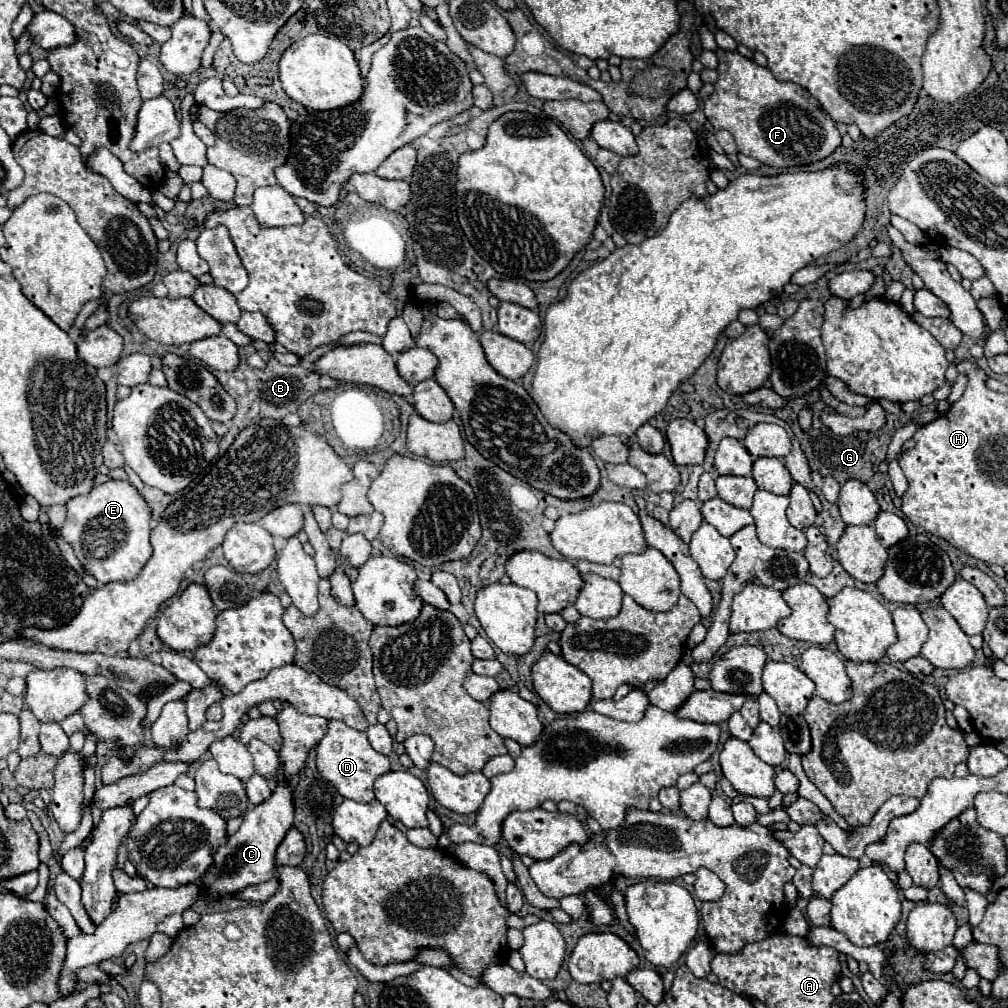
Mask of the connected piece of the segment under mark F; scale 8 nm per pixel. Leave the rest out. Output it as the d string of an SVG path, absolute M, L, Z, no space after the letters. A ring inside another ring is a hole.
M718 48L716 56L718 80L714 94L704 102L704 114L714 130L728 130L734 136L738 152L762 164L786 168L818 162L840 146L836 122L806 88L776 80L770 68L758 66L736 50Z

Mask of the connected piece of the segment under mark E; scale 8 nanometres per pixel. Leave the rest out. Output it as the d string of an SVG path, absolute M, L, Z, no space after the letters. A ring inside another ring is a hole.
M108 480L94 486L92 492L84 496L74 496L66 506L68 516L60 534L74 548L86 572L90 572L100 584L134 580L134 576L138 576L152 556L152 510L136 486L128 480Z

